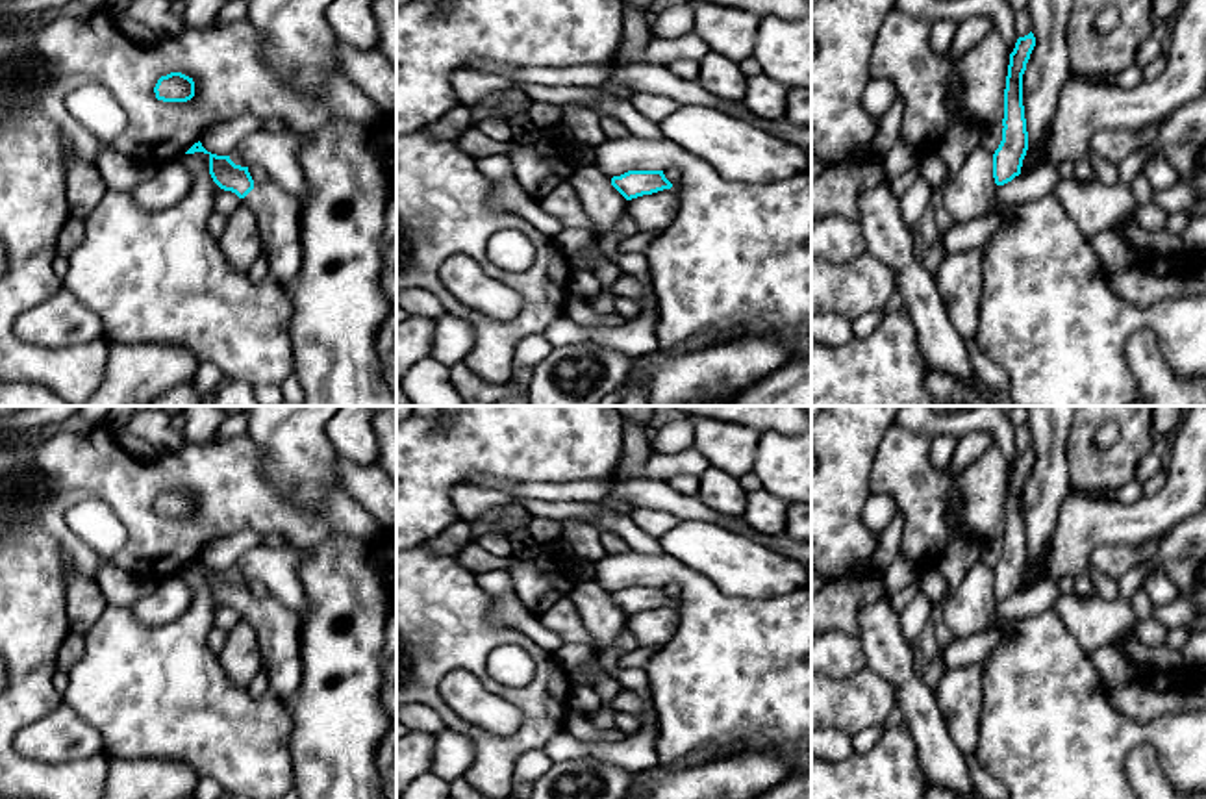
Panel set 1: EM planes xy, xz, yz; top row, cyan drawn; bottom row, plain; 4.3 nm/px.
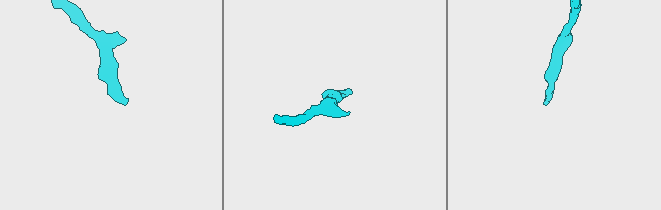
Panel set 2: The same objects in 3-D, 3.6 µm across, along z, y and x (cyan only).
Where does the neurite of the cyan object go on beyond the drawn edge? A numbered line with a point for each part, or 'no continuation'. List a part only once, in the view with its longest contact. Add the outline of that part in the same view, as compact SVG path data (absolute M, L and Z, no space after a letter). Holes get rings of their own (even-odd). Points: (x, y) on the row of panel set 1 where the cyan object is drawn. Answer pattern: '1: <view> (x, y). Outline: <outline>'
1: xy (276, 212). Outline: M272 180L254 184L243 198L259 228L261 254L269 265L269 276L280 285L293 287L300 271L300 211L302 200Z

